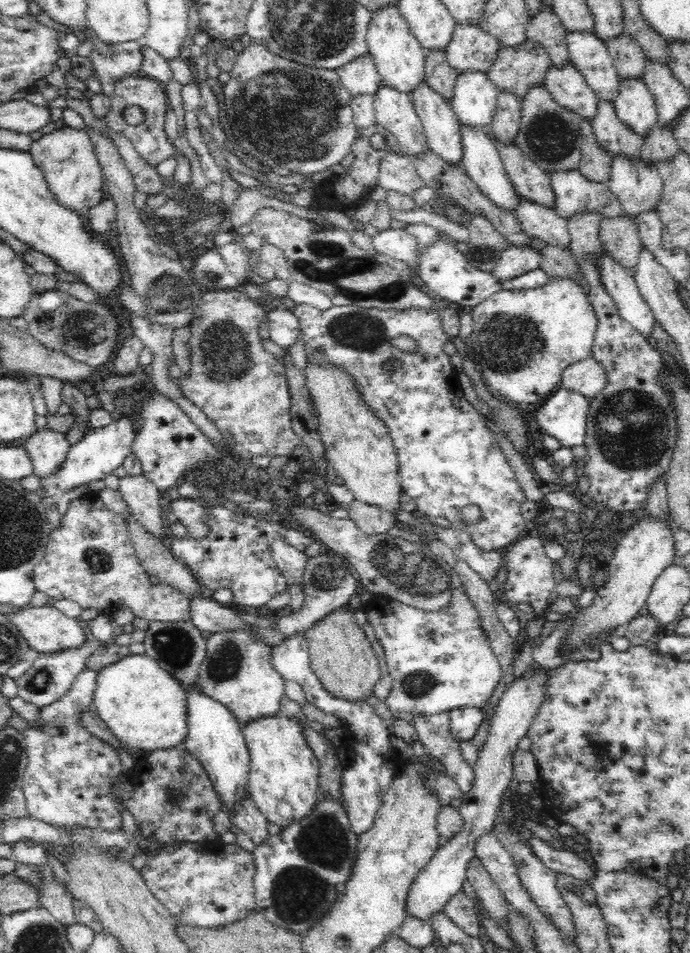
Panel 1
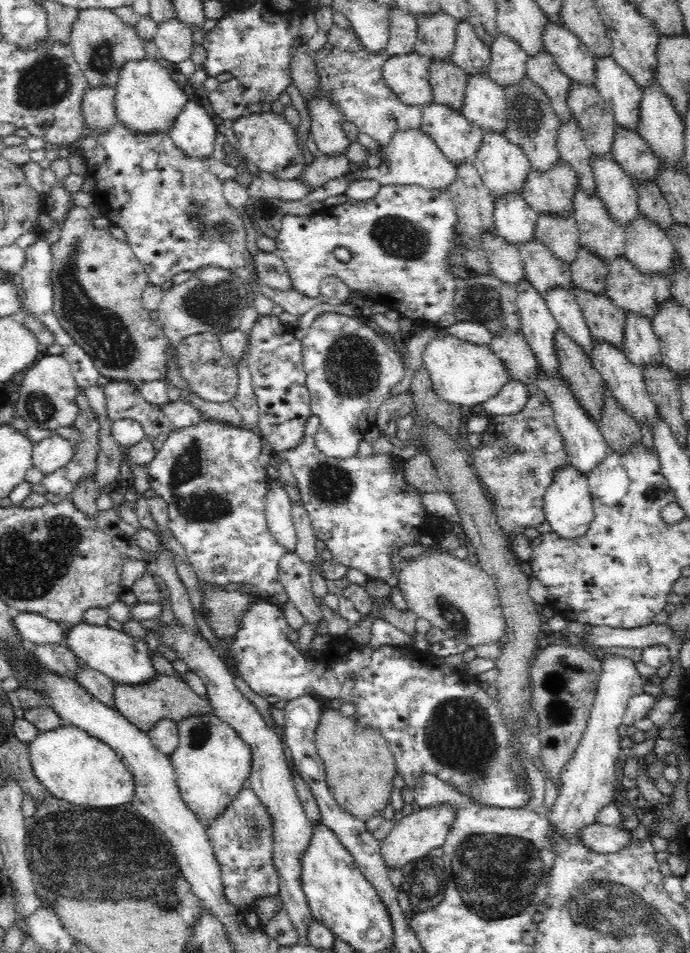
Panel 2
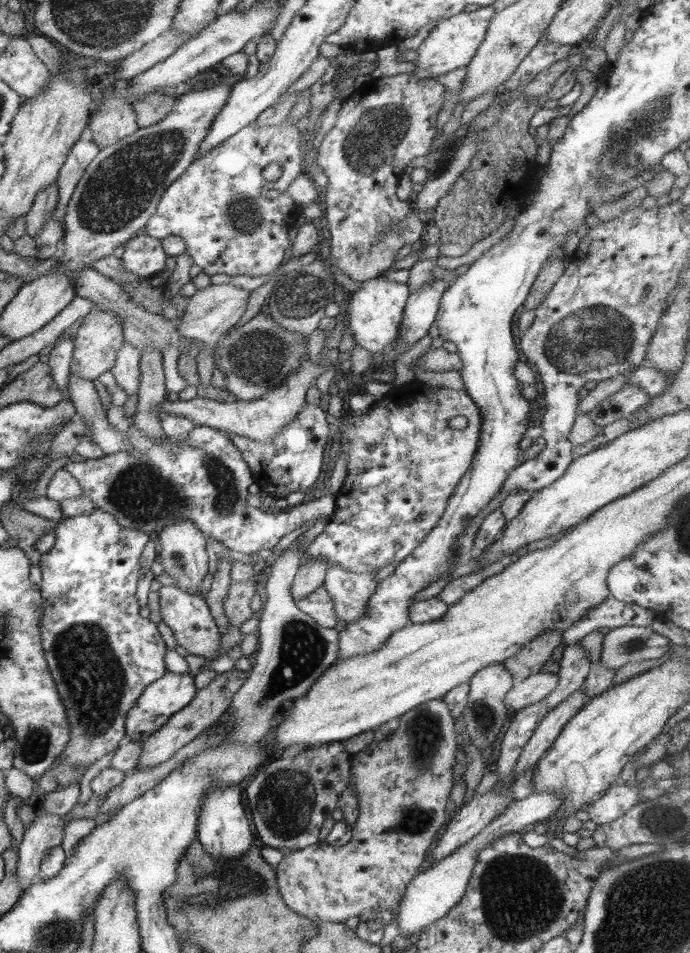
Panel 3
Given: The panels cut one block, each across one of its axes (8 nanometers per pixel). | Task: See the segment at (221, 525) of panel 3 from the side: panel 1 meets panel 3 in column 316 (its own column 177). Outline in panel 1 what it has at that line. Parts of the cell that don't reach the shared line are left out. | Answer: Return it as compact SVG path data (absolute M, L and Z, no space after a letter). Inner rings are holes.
M181 497L171 501L170 515L185 526L187 536L203 539L208 534L206 505L199 500Z

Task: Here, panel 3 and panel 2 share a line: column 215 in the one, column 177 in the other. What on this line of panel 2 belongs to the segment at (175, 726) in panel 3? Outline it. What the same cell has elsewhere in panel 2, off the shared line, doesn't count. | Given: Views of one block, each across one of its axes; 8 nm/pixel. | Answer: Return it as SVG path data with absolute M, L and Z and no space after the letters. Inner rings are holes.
M159 673L148 685L132 687L132 685L116 683L114 707L124 718L128 719L128 722L146 733L162 718L169 718L178 723L190 716L202 716L202 714L213 712L209 701L193 692L184 680L176 676L162 676Z

